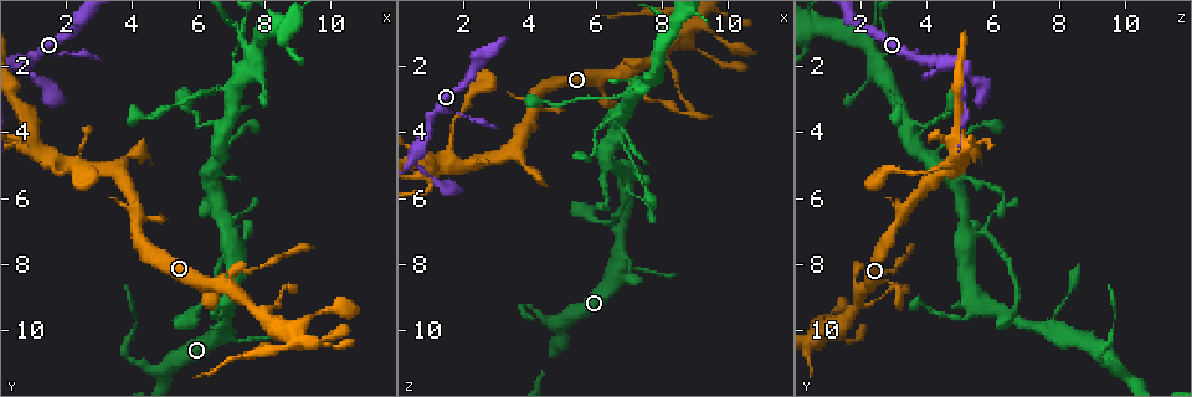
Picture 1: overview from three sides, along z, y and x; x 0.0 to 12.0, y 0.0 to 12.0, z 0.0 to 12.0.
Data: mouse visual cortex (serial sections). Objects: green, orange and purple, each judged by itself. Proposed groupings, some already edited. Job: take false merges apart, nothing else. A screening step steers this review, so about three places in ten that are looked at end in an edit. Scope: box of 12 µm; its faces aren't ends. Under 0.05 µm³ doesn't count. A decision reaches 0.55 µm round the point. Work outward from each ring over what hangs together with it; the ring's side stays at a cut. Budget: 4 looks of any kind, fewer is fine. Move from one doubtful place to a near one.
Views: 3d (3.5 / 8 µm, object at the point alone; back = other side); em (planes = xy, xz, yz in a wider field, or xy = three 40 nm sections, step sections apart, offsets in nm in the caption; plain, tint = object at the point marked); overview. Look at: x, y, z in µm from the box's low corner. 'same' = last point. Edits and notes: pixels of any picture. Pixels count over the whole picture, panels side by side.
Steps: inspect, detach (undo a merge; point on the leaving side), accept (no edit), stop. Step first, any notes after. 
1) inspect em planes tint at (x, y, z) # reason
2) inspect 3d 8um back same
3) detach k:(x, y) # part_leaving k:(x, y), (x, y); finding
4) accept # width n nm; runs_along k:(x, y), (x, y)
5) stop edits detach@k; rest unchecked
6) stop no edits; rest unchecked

inspect 3d 3.5um at (6.8, 8.6, 2.2) # thin arm on a thick one

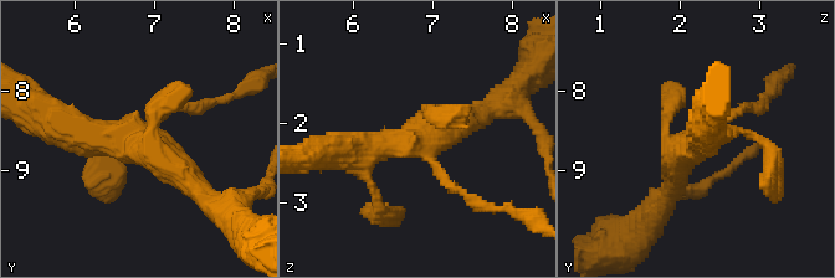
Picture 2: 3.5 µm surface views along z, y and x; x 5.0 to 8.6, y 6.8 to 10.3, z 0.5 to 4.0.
inspect em planes tint at (6.75, 8.60, 2.30) # need the tissue

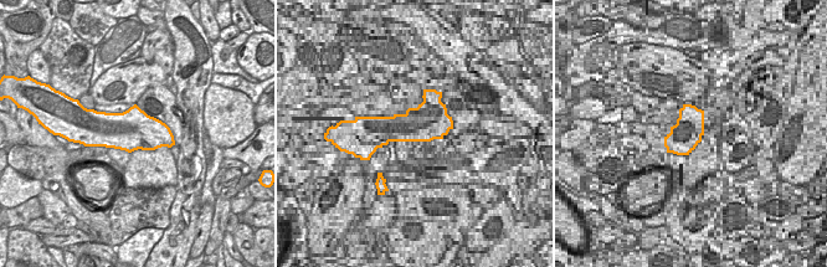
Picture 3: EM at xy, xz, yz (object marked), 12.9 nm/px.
accept # width 550 nm; runs_along 2:(54, 121), (134, 135), (195, 189); one cell here

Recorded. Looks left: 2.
inspect 3d 3.5um at (3.9, 10.8, 9.2) # sharp bend

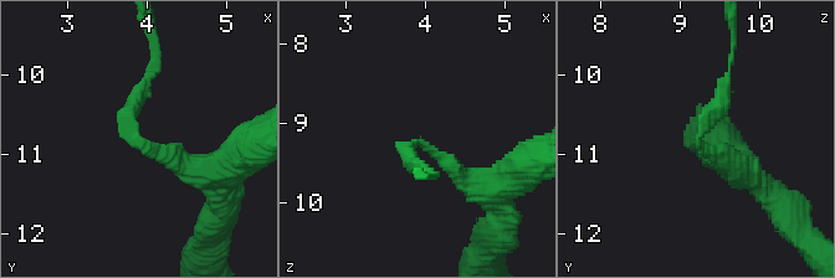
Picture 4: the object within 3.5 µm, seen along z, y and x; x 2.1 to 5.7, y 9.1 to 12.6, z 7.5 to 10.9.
inspect em xy step 5 tint at (3.95, 10.85, 9.25) # need the tissue

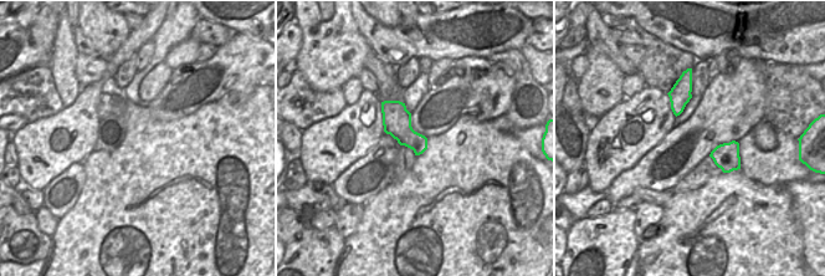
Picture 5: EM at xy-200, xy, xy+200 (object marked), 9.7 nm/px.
detach 4:(124, 129) # part_leaving 4:(159, 152), (128, 133), (150, 65); two cells meet here

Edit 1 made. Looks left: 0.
stop edits detach@4; rest unchecked

